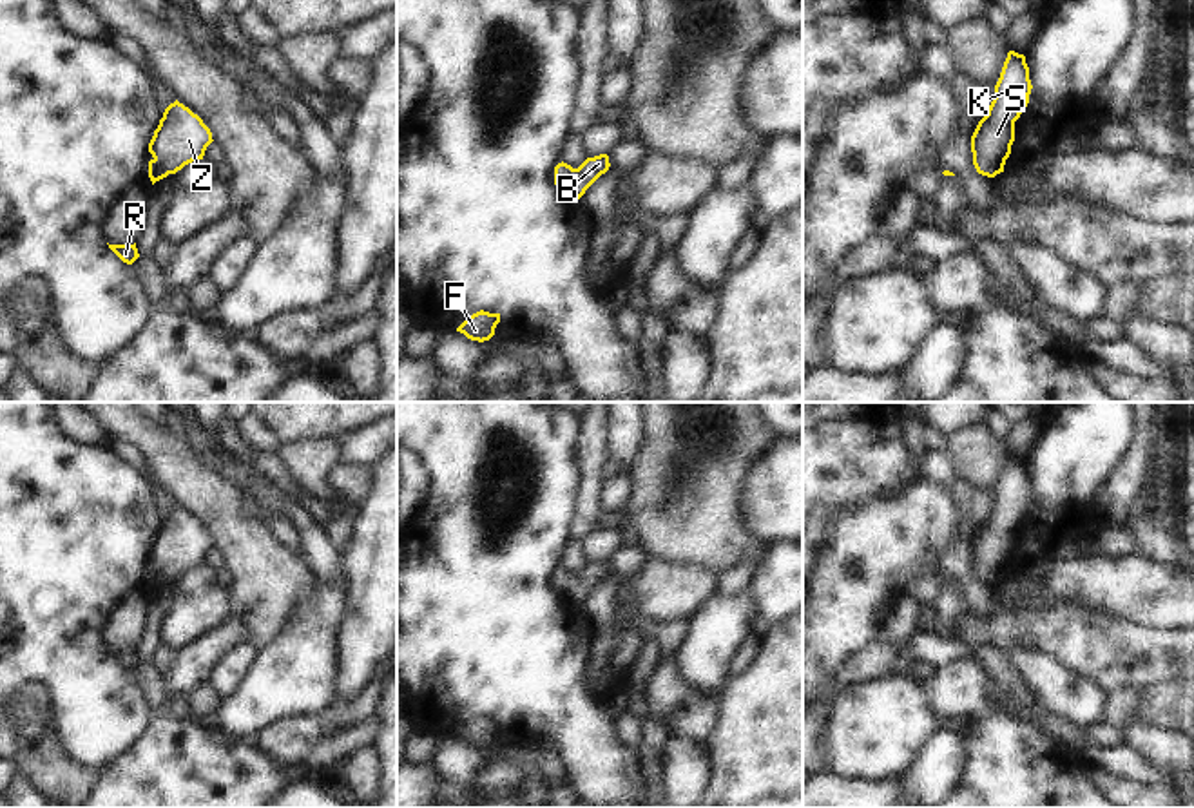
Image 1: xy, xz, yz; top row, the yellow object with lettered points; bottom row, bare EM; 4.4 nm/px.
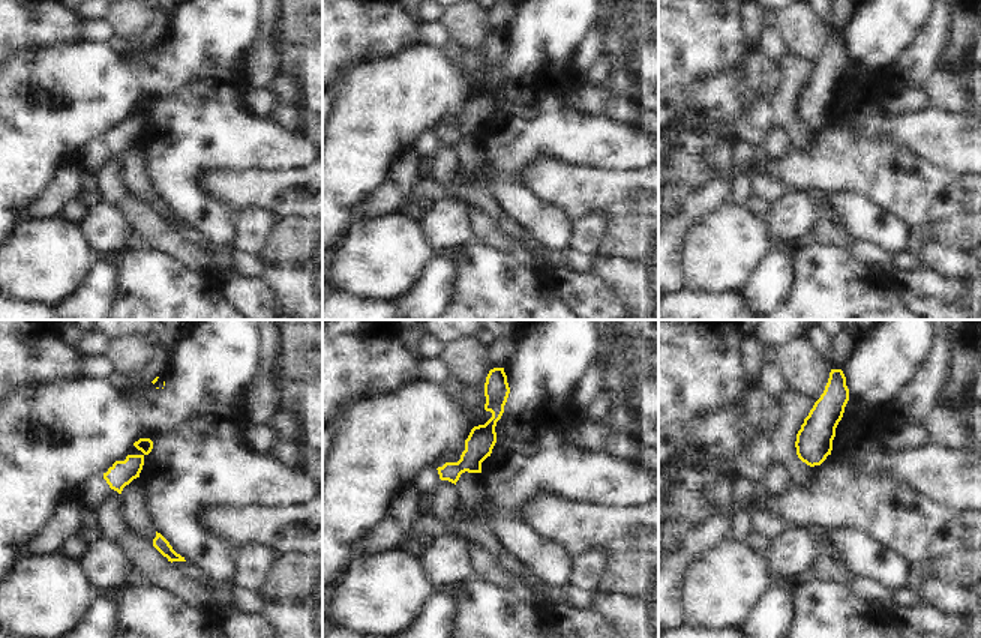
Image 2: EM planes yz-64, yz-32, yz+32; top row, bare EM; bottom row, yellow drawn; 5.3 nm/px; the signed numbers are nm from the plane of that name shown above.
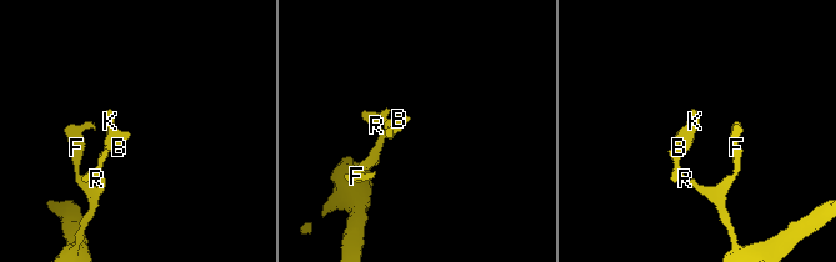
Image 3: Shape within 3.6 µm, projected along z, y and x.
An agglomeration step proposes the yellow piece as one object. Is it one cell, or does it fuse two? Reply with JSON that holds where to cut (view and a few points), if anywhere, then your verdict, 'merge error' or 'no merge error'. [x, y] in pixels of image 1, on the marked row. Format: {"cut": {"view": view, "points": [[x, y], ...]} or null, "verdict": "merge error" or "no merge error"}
{"cut": null, "verdict": "no merge error"}

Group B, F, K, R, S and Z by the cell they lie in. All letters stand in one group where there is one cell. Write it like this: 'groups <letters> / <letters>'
groups B F K R S Z

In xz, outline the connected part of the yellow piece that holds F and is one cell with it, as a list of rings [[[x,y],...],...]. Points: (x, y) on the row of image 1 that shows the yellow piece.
[[[477,312],[469,315],[457,332],[464,333],[471,341],[489,341],[495,335],[495,328],[500,322],[500,313]]]

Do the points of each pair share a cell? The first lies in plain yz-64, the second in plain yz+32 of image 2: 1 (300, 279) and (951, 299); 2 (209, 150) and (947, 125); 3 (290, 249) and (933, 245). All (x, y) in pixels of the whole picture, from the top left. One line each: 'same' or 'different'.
1: different
2: same
3: different

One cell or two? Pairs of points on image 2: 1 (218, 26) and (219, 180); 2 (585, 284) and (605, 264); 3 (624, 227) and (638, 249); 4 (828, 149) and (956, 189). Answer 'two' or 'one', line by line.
1: two
2: two
3: one
4: one

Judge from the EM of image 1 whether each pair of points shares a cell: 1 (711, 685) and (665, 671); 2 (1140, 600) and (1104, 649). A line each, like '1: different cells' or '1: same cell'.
1: different cells
2: different cells

